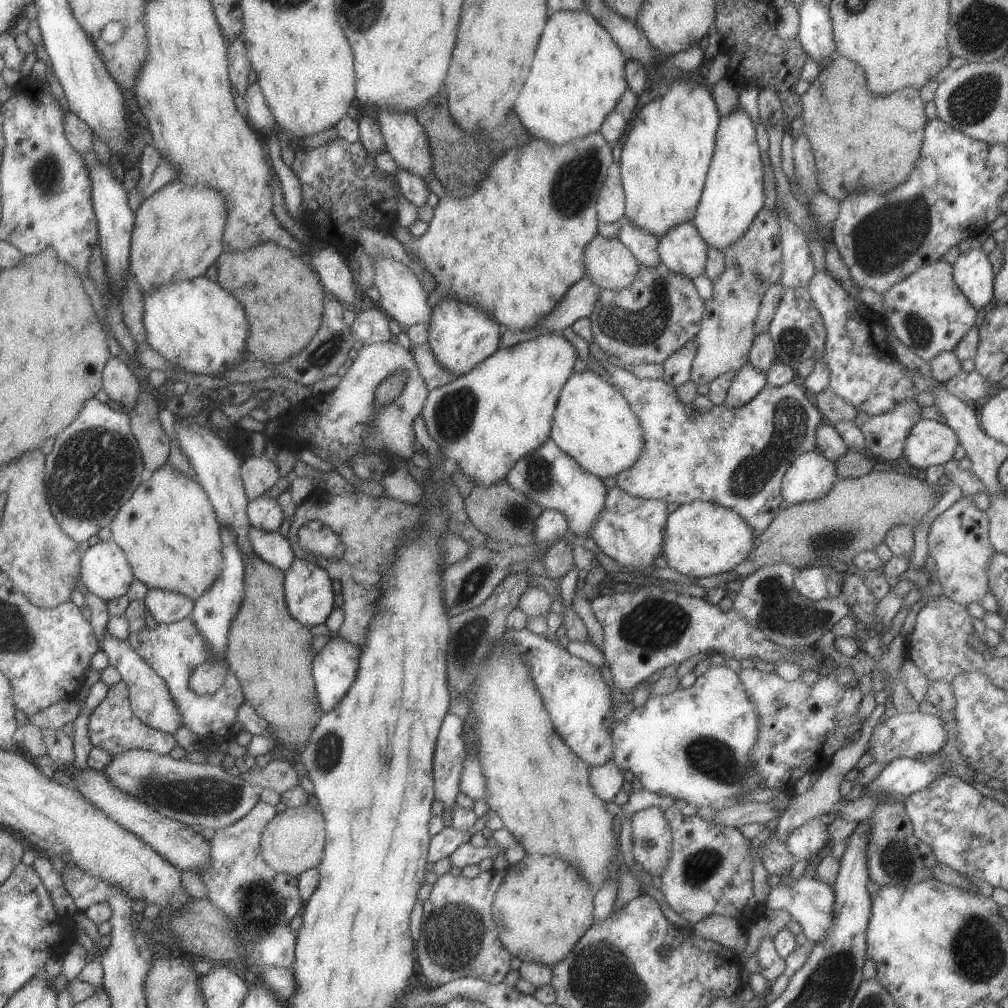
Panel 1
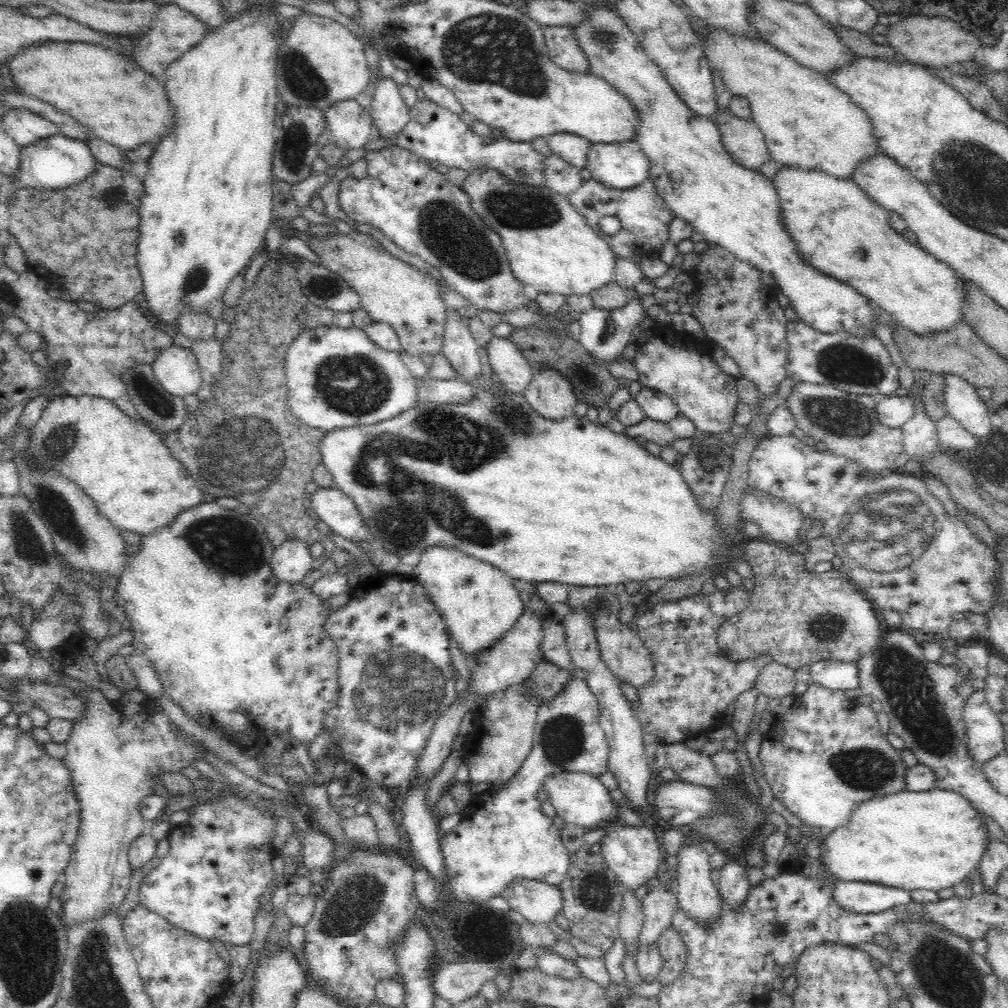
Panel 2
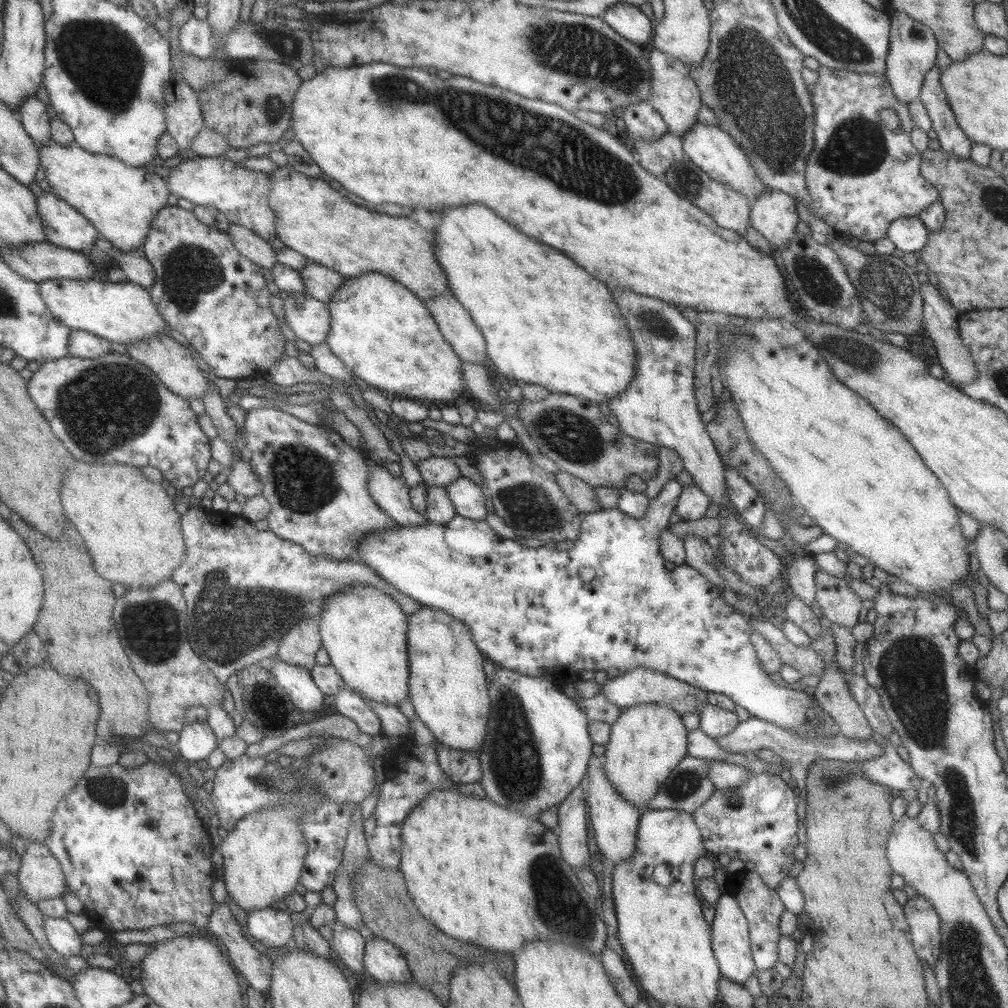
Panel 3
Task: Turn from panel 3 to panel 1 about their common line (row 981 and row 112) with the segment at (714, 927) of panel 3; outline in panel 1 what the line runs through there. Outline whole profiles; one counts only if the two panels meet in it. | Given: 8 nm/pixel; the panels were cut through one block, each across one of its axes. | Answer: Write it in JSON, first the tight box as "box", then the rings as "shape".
{"box":[692,105,764,250],"shape":[[[739,105],[729,116],[719,119],[711,164],[692,220],[705,244],[717,250],[725,250],[735,240],[739,240],[757,212],[763,208],[764,188],[763,166],[755,142],[753,122]]]}

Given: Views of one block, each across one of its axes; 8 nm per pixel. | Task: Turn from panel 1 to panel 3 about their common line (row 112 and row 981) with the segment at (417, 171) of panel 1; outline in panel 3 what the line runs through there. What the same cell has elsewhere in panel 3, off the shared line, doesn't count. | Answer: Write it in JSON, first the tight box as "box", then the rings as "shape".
{"box":[362,937,413,984],"shape":[[[373,937],[371,941],[365,941],[362,963],[368,976],[380,984],[413,981],[400,950],[382,938]]]}

